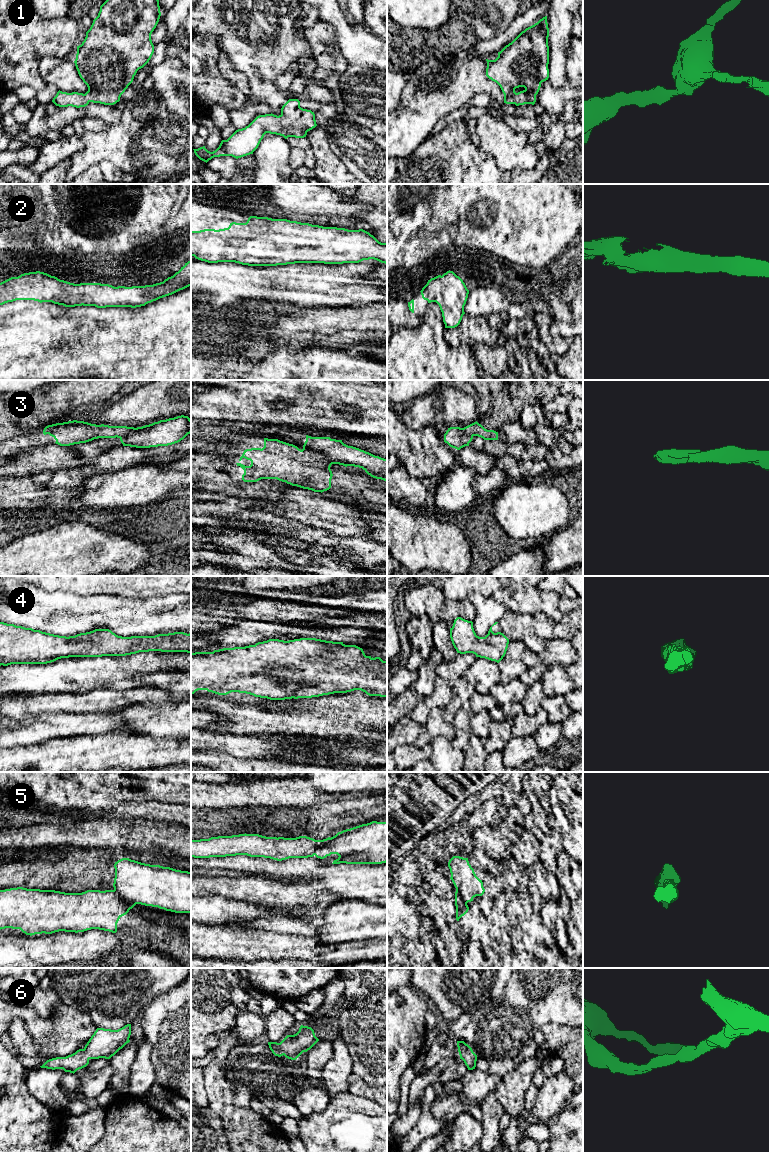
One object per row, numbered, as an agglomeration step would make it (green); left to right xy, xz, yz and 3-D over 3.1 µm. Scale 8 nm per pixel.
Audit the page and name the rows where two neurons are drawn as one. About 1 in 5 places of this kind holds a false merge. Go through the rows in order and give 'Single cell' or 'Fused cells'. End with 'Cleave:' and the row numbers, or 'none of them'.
1: Single cell
2: Single cell
3: Fused cells
4: Single cell
5: Single cell
6: Single cell
Cleave: 3

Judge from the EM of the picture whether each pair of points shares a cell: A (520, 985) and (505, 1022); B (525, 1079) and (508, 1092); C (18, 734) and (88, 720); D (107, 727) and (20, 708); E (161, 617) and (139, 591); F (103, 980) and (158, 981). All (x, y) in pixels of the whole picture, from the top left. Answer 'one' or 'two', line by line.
A: one
B: one
C: one
D: two
E: two
F: one

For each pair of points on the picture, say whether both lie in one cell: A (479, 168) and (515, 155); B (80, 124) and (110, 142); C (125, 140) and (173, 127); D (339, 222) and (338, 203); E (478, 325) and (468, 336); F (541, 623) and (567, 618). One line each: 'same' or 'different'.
A: different
B: different
C: same
D: different
E: same
F: same

